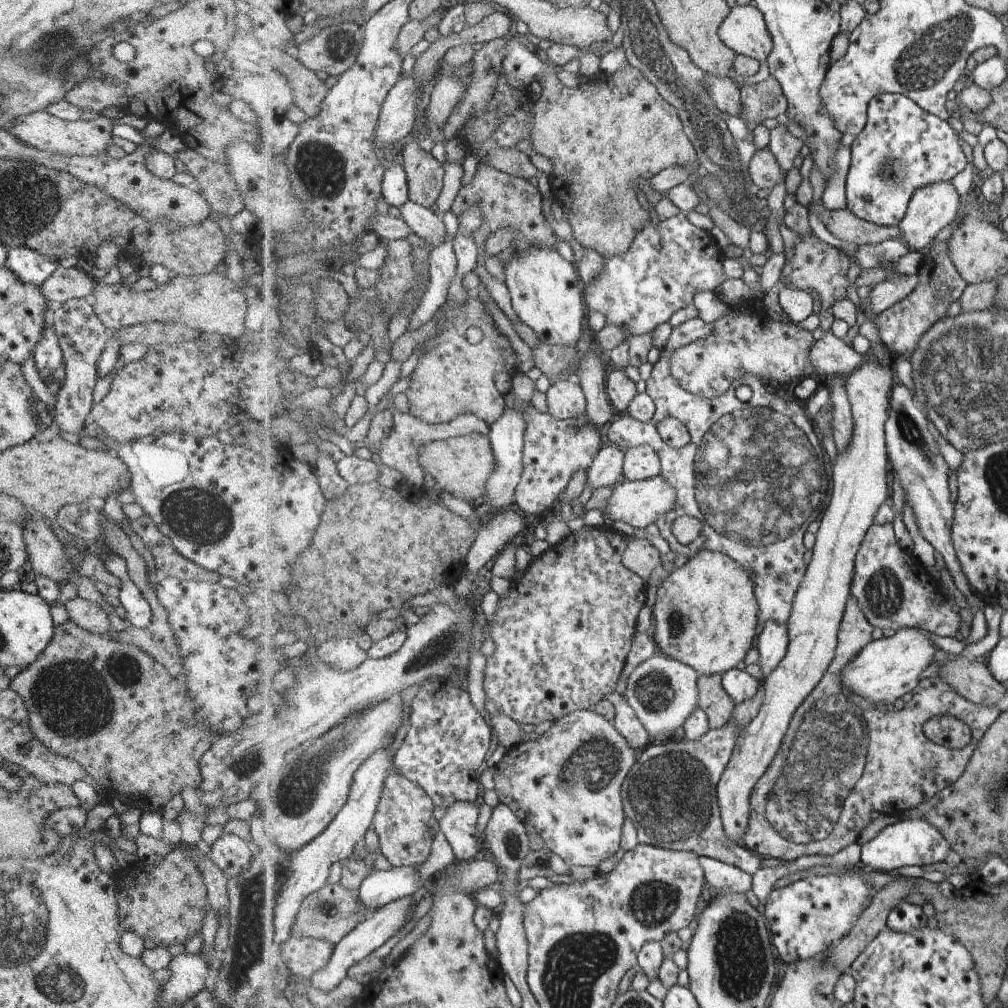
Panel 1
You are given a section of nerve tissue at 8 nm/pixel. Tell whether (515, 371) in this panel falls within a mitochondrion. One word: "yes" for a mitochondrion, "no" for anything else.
no

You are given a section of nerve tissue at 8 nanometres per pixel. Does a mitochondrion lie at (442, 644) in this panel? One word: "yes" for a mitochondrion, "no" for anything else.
yes

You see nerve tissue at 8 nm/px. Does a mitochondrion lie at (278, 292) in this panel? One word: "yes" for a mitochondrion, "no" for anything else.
no

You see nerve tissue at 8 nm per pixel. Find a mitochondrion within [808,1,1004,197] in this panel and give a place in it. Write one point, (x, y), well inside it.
(931, 55)

